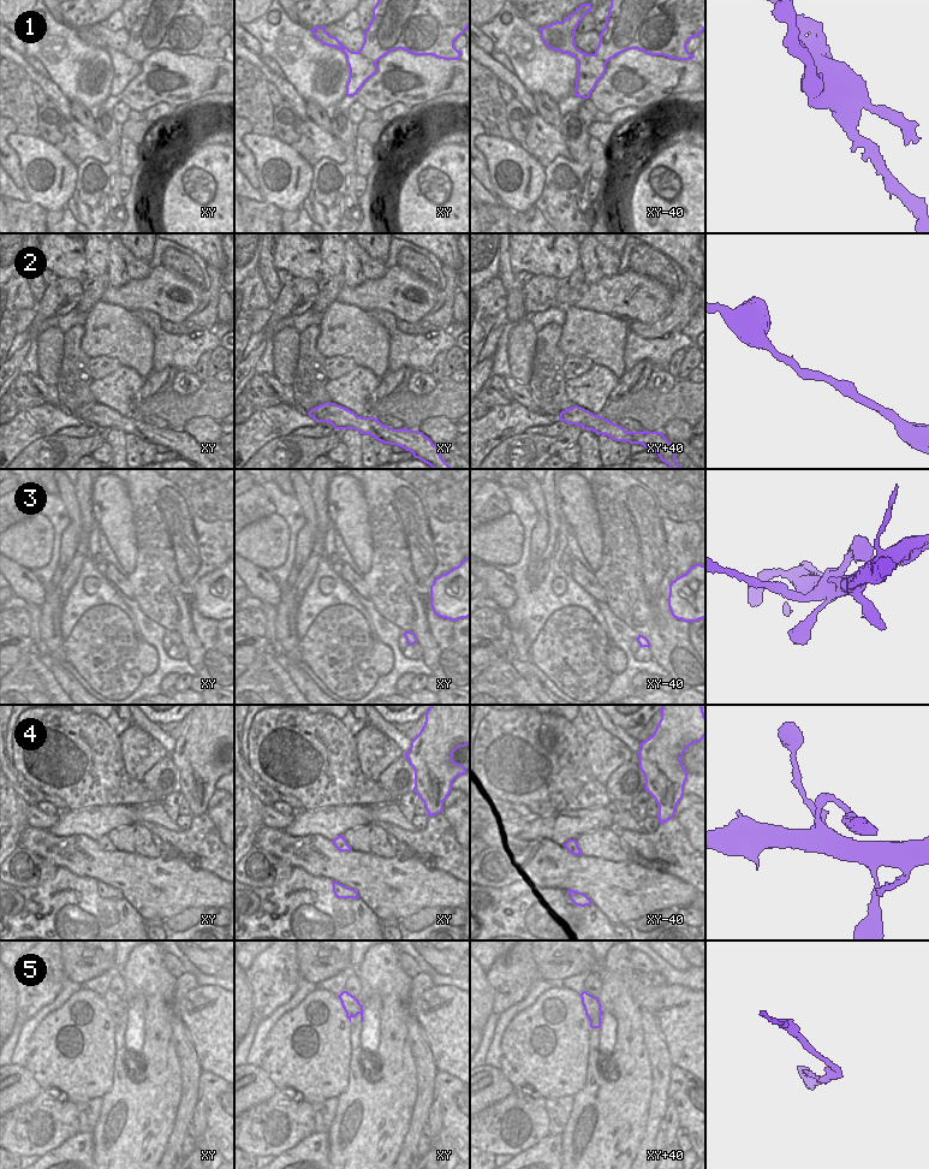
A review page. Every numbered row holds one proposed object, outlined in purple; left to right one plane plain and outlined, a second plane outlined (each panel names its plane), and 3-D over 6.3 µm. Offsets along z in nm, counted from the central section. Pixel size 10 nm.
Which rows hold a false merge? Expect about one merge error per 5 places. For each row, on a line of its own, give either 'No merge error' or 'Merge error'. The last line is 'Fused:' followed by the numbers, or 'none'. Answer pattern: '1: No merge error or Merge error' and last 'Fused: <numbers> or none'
1: Merge error
2: No merge error
3: No merge error
4: No merge error
5: No merge error
Fused: 1

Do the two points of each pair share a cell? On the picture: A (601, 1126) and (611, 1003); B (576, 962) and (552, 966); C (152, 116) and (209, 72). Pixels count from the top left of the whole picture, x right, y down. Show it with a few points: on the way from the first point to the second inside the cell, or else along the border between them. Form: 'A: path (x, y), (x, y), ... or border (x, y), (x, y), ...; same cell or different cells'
A: path (620, 1096), (626, 1089), (626, 1033); same cell
B: path (570, 966), (558, 966); same cell
C: border (176, 106), (158, 102), (144, 112); different cells

